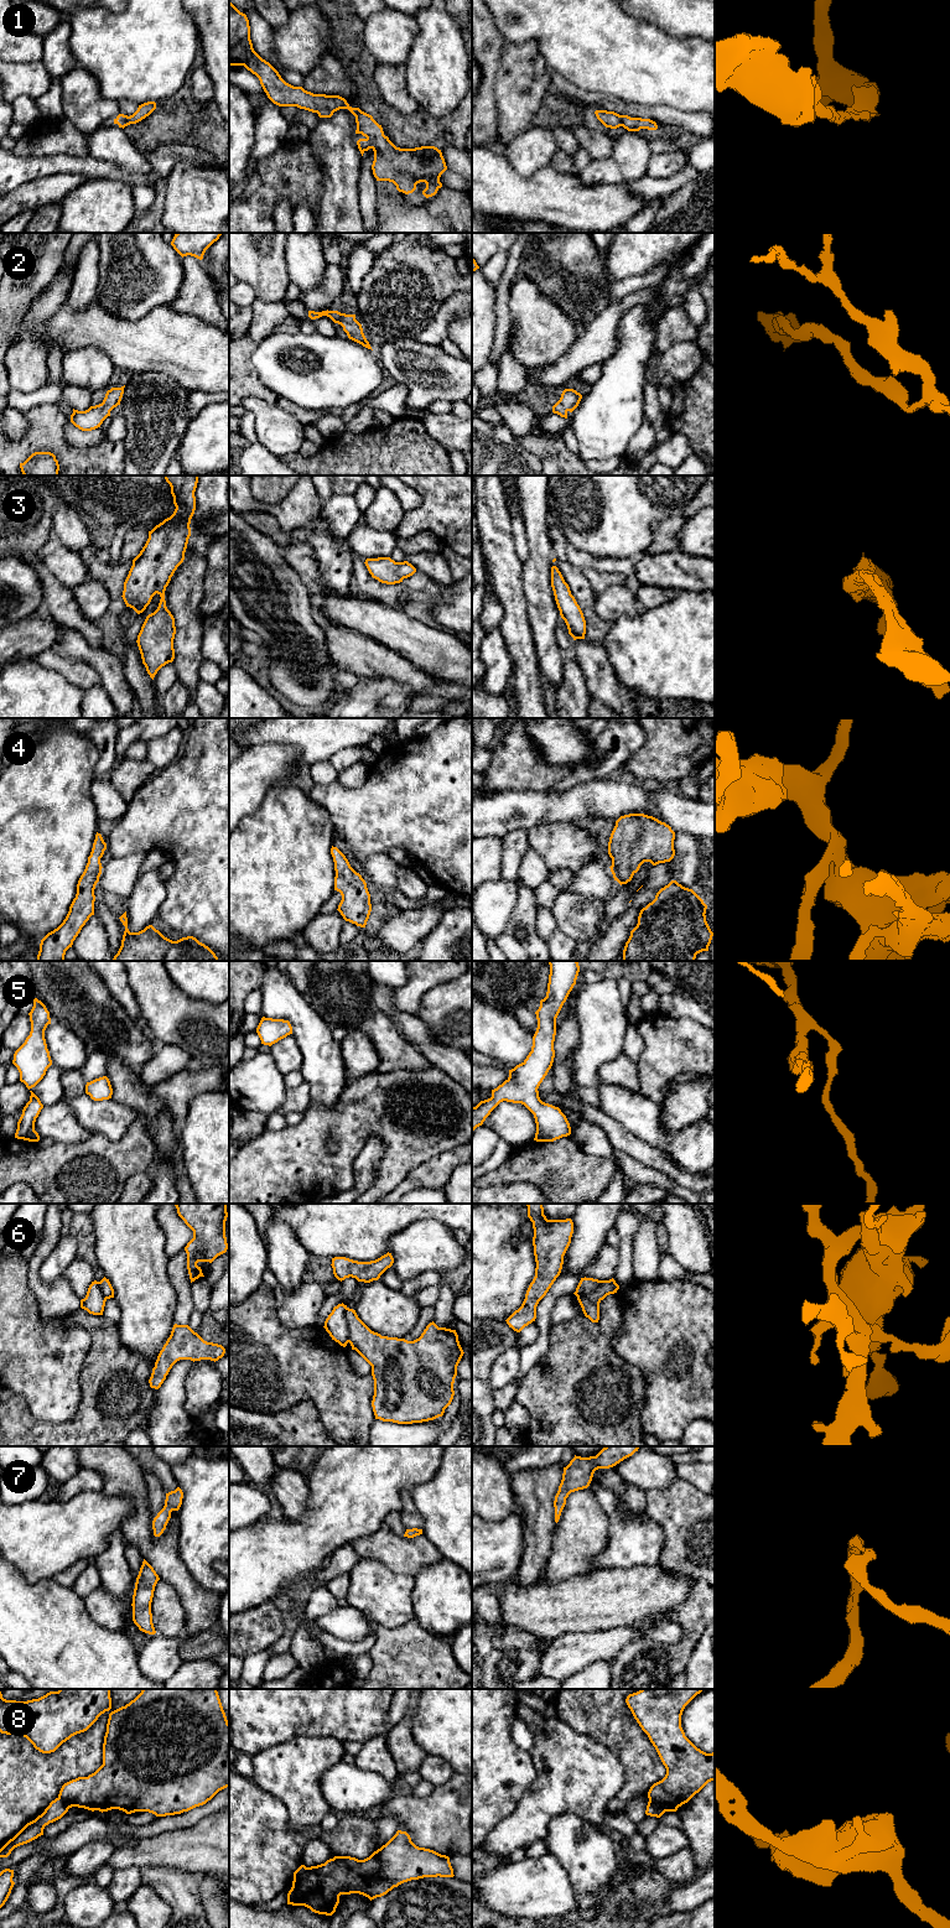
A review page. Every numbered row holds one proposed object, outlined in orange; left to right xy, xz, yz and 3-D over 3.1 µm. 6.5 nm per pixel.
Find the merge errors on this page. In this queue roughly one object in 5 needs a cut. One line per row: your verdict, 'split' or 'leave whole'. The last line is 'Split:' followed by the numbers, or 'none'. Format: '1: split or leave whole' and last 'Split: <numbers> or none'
1: leave whole
2: leave whole
3: leave whole
4: leave whole
5: leave whole
6: split
7: leave whole
8: split
Split: 6, 8

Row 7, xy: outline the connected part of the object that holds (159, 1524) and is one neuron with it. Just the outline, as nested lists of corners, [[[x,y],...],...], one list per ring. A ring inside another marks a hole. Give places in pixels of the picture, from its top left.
[[[180,1487],[166,1493],[165,1506],[152,1521],[154,1535],[160,1537],[171,1518],[172,1511],[178,1511],[182,1505],[183,1492]]]

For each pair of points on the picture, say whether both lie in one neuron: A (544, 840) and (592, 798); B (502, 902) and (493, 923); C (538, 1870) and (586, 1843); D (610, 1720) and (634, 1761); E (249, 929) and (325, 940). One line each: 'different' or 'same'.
A: different
B: same
C: different
D: same
E: different

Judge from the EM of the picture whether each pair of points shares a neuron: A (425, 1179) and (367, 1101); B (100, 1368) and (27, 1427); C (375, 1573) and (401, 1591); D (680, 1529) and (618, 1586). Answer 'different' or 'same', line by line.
A: different
B: same
C: same
D: different

